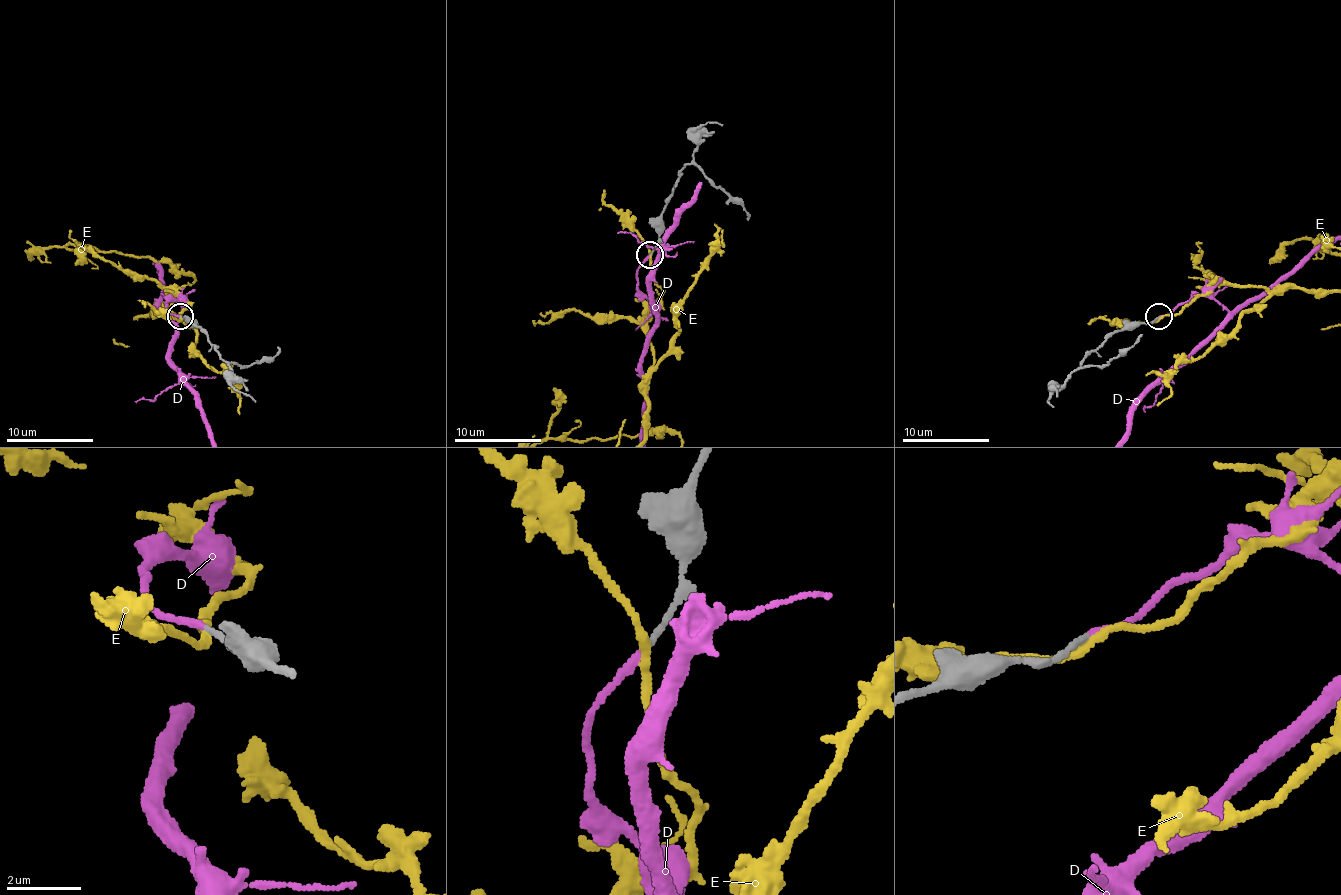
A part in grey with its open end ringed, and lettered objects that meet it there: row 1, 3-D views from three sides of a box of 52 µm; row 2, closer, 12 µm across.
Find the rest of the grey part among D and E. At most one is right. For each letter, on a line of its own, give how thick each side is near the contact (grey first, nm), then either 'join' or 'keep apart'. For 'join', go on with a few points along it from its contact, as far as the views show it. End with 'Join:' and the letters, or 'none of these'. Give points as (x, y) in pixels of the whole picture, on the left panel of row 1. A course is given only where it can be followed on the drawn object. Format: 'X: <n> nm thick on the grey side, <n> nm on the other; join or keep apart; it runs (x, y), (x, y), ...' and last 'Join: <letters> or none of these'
D: 160 nm thick on the grey side, 200 nm on the other; join
E: 160 nm thick on the grey side, 200 nm on the other; keep apart
Join: D

